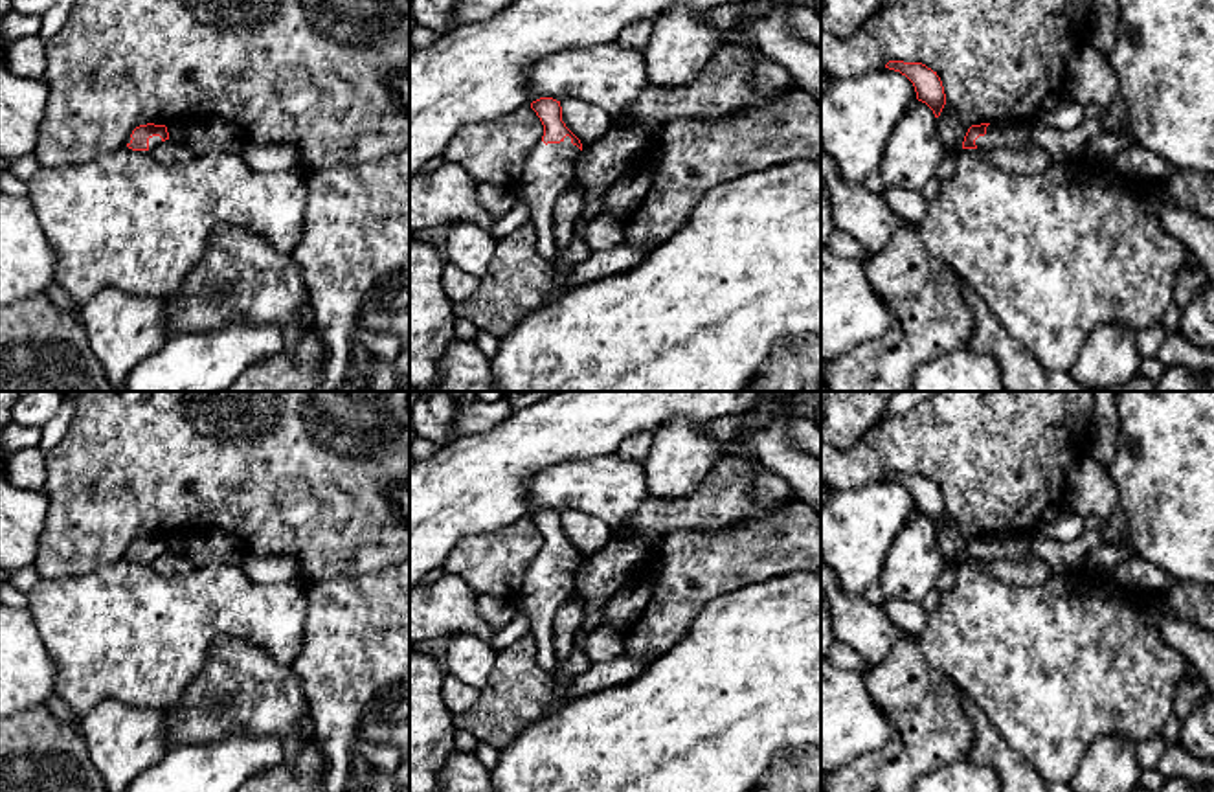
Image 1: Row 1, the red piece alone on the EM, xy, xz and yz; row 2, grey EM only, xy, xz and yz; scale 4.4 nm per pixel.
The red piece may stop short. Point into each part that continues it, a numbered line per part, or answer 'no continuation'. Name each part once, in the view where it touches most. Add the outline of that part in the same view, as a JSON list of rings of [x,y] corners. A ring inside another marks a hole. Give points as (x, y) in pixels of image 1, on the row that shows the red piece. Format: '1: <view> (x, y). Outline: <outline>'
1: xz (550, 169). Outline: [[[566,136],[560,143],[544,143],[542,140],[531,151],[518,197],[533,209],[533,228],[536,232],[536,254],[553,263],[556,243],[553,232],[553,208],[558,197],[575,186],[575,164],[580,149]]]

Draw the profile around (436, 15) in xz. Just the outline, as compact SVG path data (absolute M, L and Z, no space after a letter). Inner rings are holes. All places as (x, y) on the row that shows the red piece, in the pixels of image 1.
M411 0L410 13L415 24L433 29L439 35L459 26L452 18L454 0Z

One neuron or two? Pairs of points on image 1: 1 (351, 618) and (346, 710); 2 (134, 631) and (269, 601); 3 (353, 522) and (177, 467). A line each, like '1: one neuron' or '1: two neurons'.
1: one neuron
2: one neuron
3: one neuron

